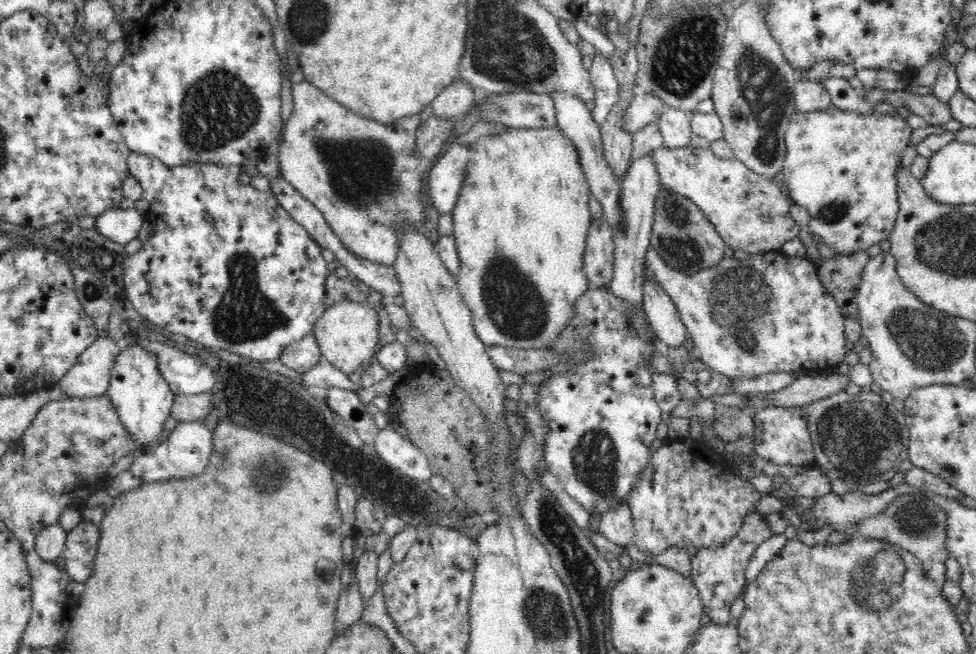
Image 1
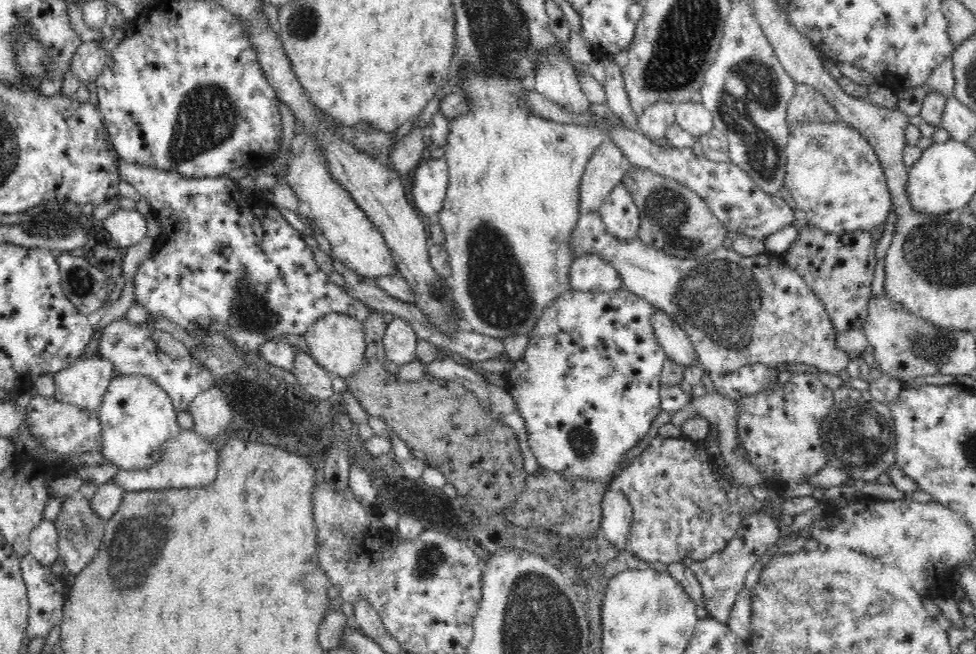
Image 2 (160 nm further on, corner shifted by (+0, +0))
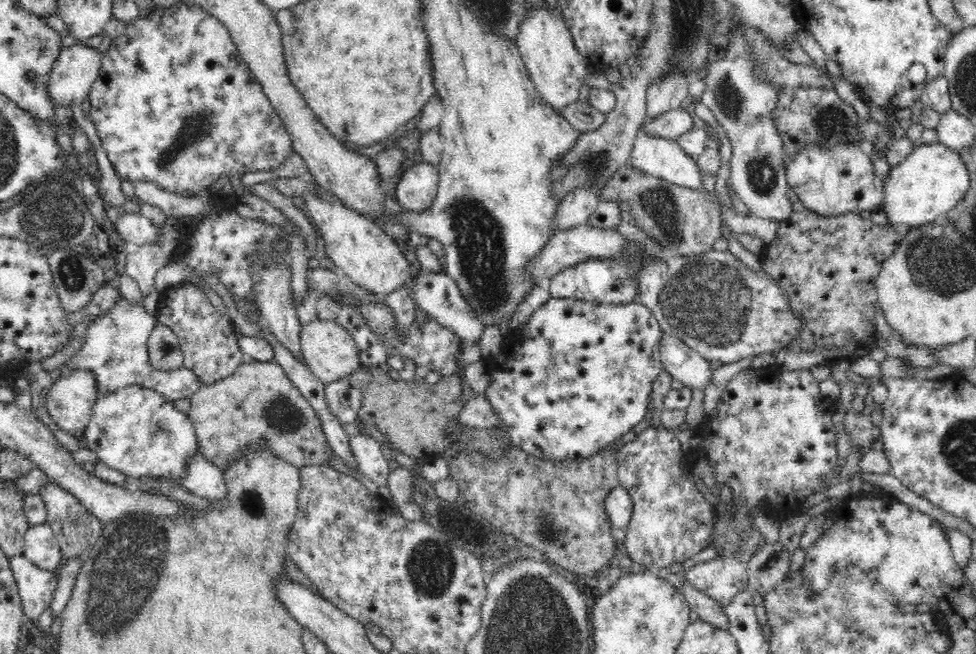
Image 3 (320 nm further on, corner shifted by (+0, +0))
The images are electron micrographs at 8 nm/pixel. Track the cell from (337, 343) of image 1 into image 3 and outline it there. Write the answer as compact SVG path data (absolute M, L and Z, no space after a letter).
M316 320L305 324L300 333L300 345L307 367L325 385L348 376L361 365L360 352L353 336L332 320Z

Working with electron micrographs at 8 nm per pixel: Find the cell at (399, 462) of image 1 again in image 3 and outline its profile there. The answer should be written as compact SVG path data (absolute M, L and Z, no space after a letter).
M370 435L349 436L350 450L353 452L357 467L362 474L372 480L385 494L389 470L387 460L380 451L380 443Z

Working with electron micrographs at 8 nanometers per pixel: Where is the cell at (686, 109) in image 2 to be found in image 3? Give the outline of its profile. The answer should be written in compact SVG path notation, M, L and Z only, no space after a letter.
M685 104L681 108L670 109L664 114L660 113L660 116L646 118L641 128L640 132L645 132L650 136L677 140L679 136L695 127Z

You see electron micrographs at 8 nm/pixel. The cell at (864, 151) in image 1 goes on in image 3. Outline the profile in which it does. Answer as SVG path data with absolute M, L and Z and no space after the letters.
M858 143L840 144L834 150L806 146L786 165L787 184L802 200L804 208L816 211L820 216L840 216L840 214L860 214L880 209L883 203L884 185L874 171L874 164L869 154L865 154Z

